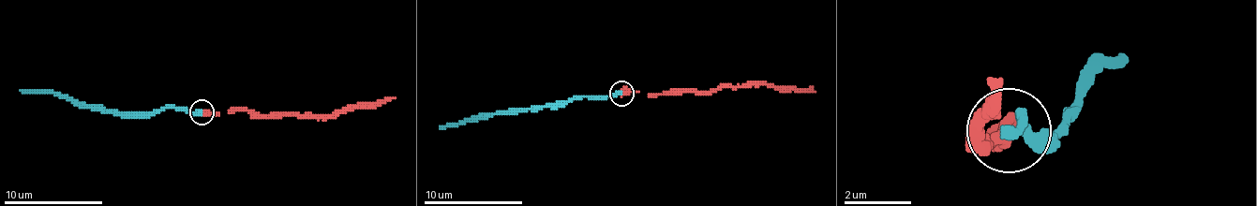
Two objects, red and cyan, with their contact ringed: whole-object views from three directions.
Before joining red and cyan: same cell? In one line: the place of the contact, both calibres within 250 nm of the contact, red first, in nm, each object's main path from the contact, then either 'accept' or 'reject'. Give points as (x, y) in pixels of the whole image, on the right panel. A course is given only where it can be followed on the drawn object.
(1009, 130) | 500/320 nm | red via (1010, 132), (1010, 124), (1002, 140), (977, 140), (994, 115), (1002, 81) | cyan via (1010, 132), (1019, 115), (1036, 132), (1053, 132), (1069, 115), (1103, 65), (1129, 56) | accept

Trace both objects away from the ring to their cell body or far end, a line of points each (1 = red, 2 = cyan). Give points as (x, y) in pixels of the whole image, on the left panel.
1: (202, 112), (253, 110), (261, 115), (337, 115), (355, 108), (375, 108), (395, 97)
2: (202, 112), (161, 108), (152, 112), (112, 112), (80, 108), (52, 93), (20, 90)

